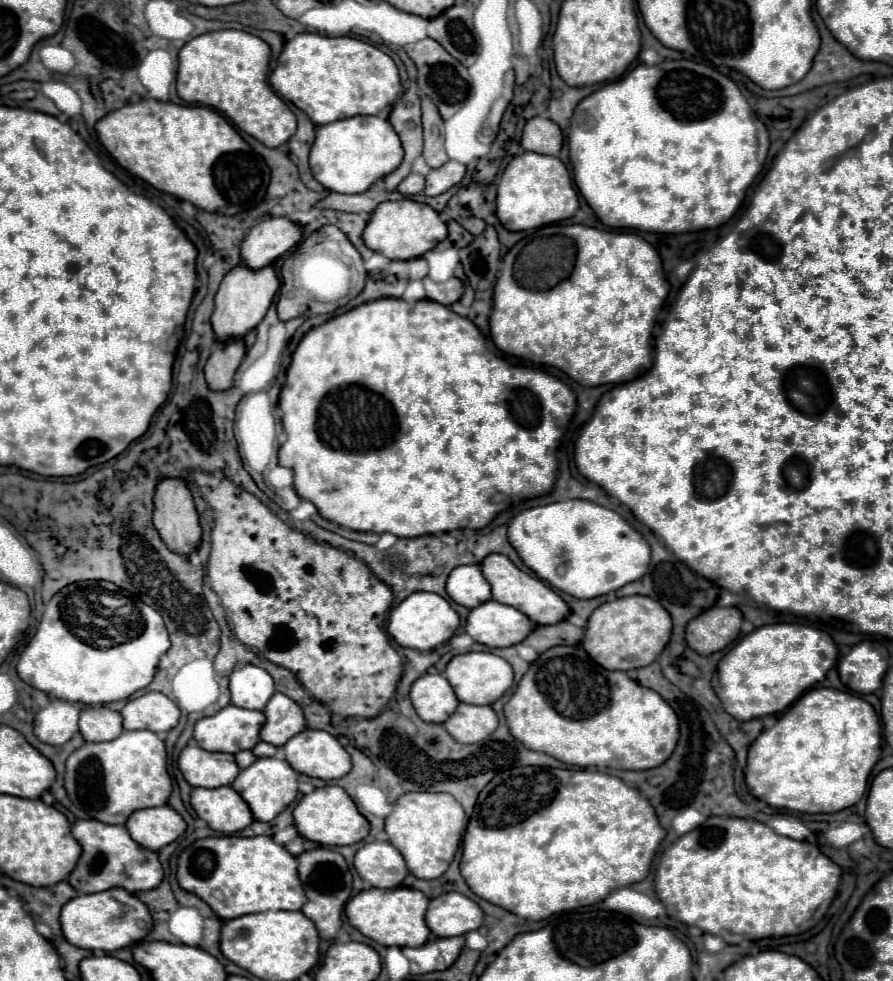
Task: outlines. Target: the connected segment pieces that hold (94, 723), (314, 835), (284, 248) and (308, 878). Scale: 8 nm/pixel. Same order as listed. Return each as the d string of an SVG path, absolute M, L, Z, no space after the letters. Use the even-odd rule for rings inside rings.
M104 705L86 707L80 713L78 727L86 741L112 741L112 737L118 737L124 731L120 713Z
M326 785L326 787L314 789L310 795L304 795L300 803L294 807L292 815L294 815L298 833L304 839L316 841L321 846L352 845L362 841L370 831L368 821L358 813L354 801L348 797L348 793L342 787L336 787L336 785Z
M264 217L250 229L240 245L242 265L252 271L262 269L296 247L300 239L302 233L296 223L284 217Z
M318 847L318 849L302 853L298 857L298 873L300 873L300 881L304 885L306 897L308 897L308 901L302 907L302 913L310 921L314 921L314 925L318 929L318 935L322 939L334 941L340 927L342 927L342 919L340 919L342 907L352 893L352 875L348 871L348 865L346 865L344 857L336 851Z

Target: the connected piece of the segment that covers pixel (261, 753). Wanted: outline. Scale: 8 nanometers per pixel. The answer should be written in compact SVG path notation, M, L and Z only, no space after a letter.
M260 741L260 743L256 743L256 745L254 745L252 753L254 753L256 757L274 757L274 755L276 755L276 749L278 749L278 747L274 747L274 745L270 745L270 743Z

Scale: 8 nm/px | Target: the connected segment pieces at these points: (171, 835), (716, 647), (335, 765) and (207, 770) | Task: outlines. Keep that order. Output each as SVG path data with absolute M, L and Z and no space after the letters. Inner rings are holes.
M162 805L138 809L128 817L126 829L136 843L144 845L146 849L158 851L164 845L176 841L184 833L186 823L170 805Z
M710 607L686 625L686 643L700 655L722 651L740 635L742 613L736 607Z
M304 729L284 743L286 761L298 773L324 781L340 779L352 769L350 755L326 731Z
M186 745L178 757L178 769L192 787L230 785L240 767L230 753L210 753L198 745Z

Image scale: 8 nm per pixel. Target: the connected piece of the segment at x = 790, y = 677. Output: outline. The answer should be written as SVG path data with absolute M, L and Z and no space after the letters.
M794 623L764 625L744 635L722 657L712 677L712 687L732 717L750 721L790 707L796 697L826 677L836 657L838 649L832 637L820 629Z

